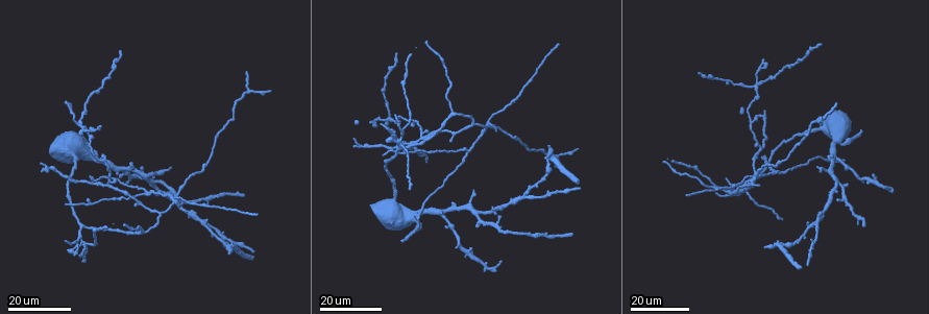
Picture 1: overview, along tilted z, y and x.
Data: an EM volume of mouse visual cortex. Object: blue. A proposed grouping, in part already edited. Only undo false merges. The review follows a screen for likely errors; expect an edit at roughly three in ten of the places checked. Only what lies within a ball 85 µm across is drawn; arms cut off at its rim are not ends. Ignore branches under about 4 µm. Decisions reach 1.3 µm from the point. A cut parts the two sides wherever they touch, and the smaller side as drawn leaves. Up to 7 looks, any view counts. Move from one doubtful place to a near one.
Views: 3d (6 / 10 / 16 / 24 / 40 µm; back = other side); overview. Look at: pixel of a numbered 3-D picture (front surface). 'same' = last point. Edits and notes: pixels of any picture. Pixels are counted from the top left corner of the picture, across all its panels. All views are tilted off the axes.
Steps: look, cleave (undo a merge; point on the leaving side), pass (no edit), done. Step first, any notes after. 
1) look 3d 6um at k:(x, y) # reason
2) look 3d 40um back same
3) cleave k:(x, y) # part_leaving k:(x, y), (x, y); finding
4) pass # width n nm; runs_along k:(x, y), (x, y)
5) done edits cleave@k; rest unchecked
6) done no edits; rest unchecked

look 3d 16um at 1:(162, 212) # three-way junction

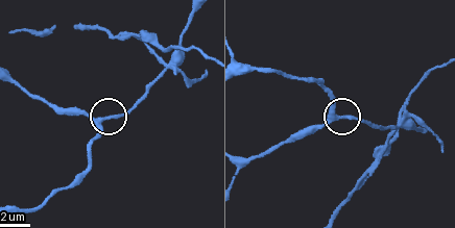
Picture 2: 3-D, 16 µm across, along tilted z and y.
look 3d 6um at 2:(104, 119)

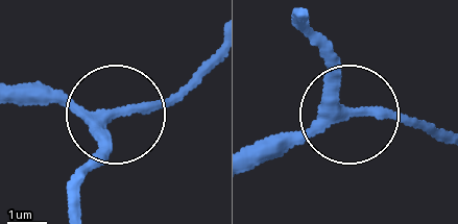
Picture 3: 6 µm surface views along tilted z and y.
pass # runs_along 3:(70, 207), (105, 123), (195, 85); all the same cell

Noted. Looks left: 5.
look 3d 24um at 1:(453, 113) # three arms meet

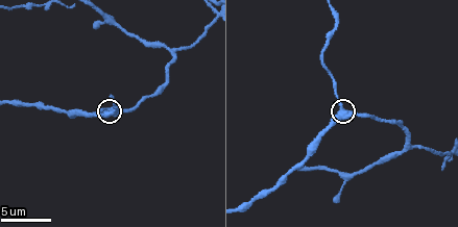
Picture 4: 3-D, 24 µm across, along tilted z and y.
look 3d 6um at 4:(343, 112) # zoom in

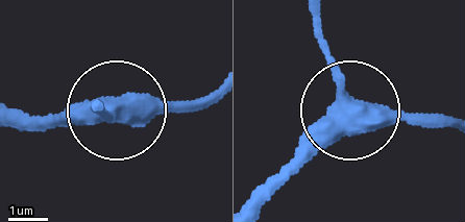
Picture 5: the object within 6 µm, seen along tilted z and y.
look 3d 6um back at 5:(121, 108)

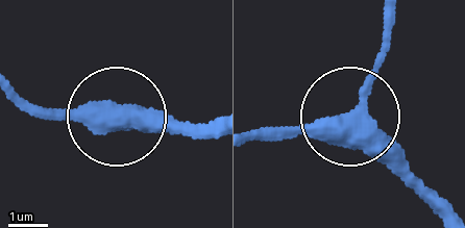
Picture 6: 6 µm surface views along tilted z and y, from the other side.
pass # side_arm 29 um; arms 3; all the same cell

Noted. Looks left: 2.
look 3d 16um at 1:(83, 225) # three-way junction

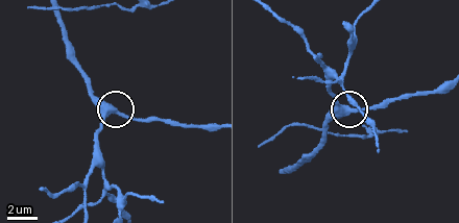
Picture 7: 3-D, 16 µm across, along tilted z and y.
look 3d 10um at 7:(112, 111)

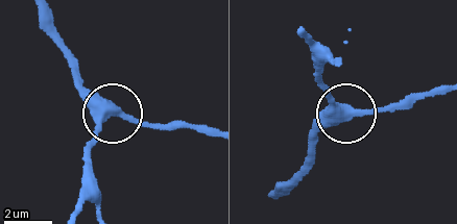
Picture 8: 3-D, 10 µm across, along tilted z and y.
pass # arms 3; runs_along 8:(41, 15), (81, 80), (109, 112), (90, 151); all the same cell

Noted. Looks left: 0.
done no edits; rest unchecked

